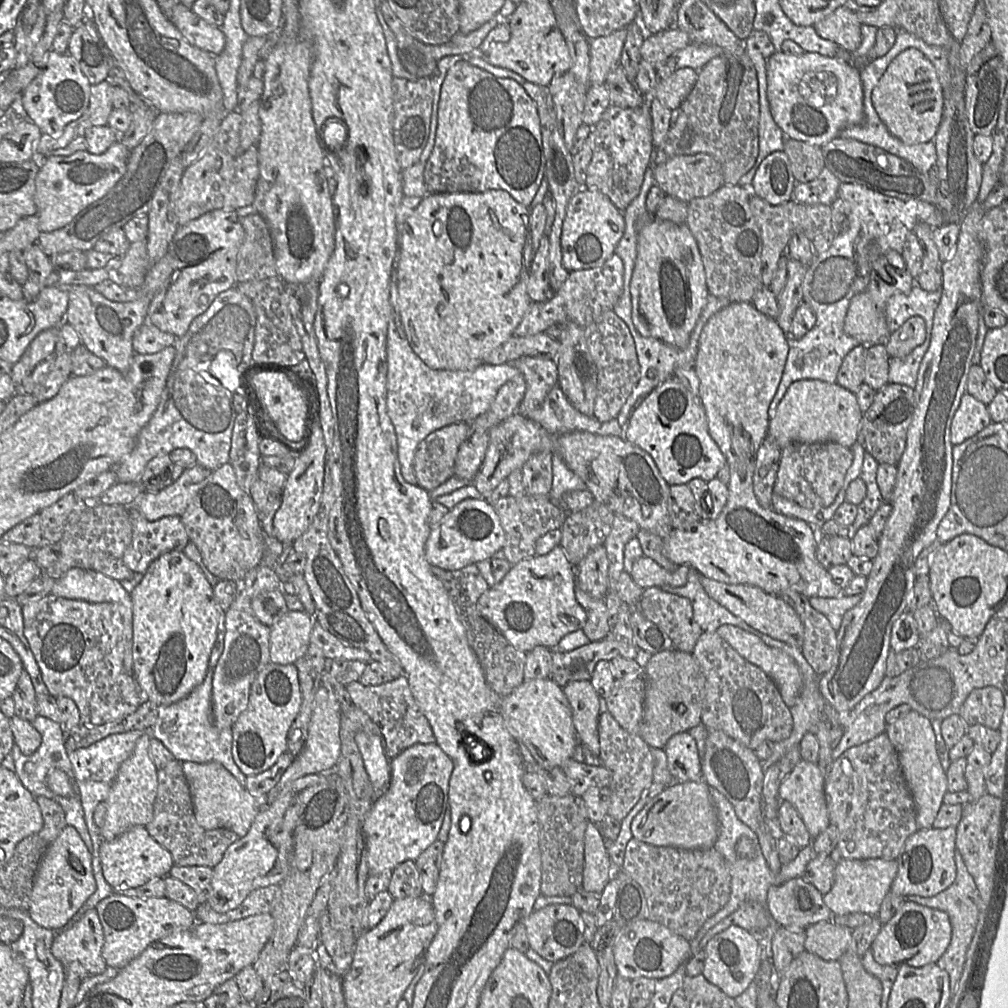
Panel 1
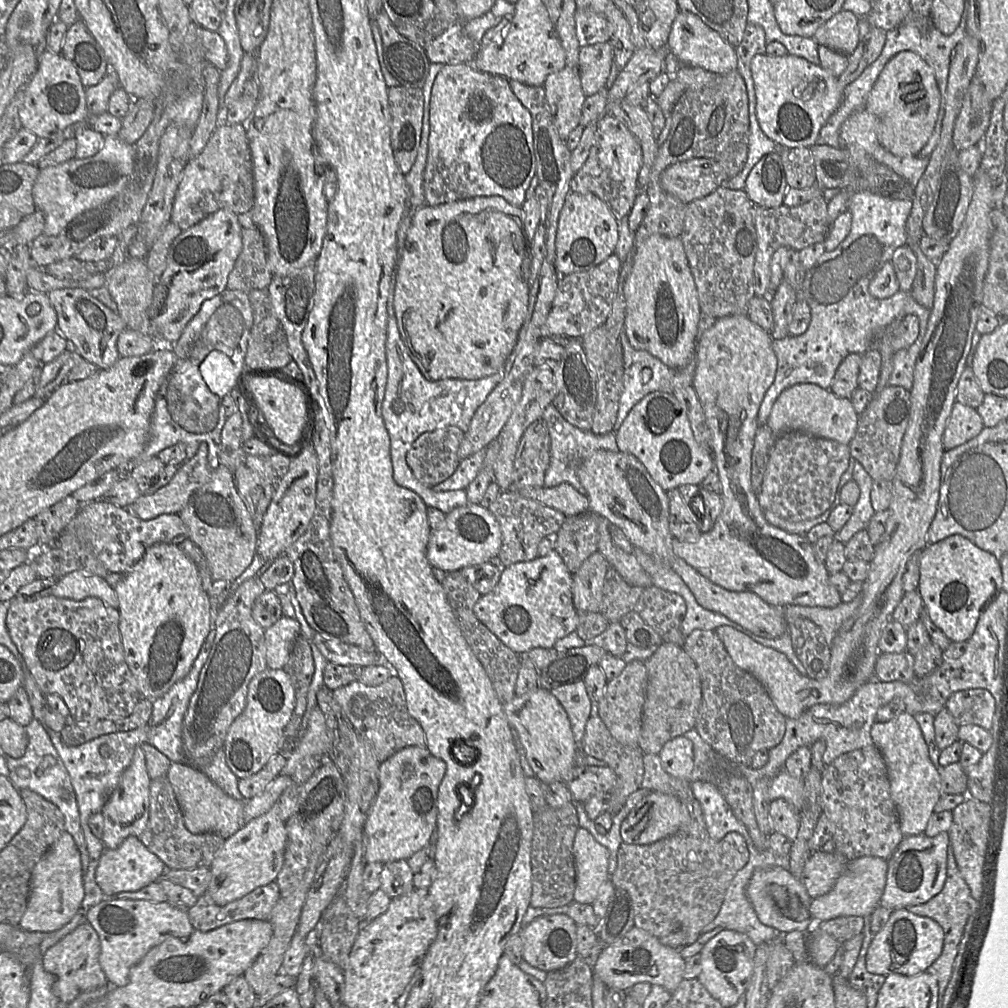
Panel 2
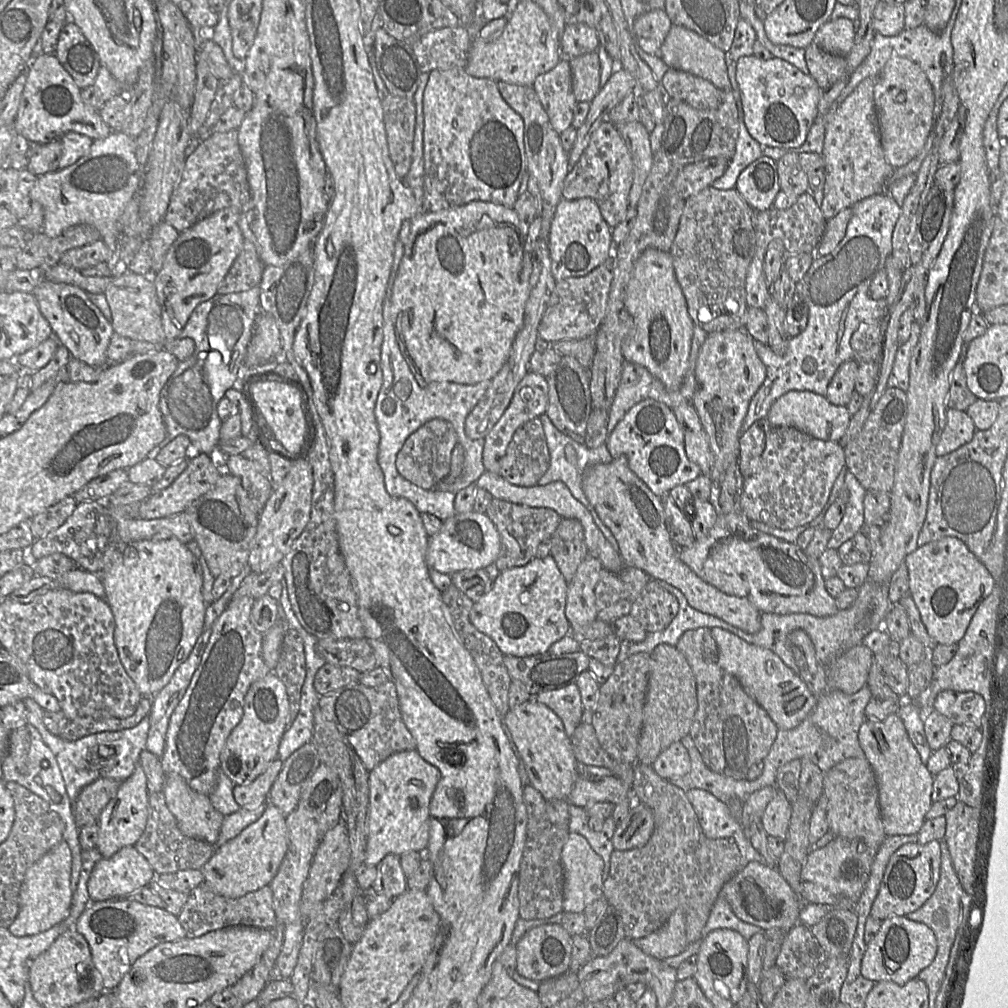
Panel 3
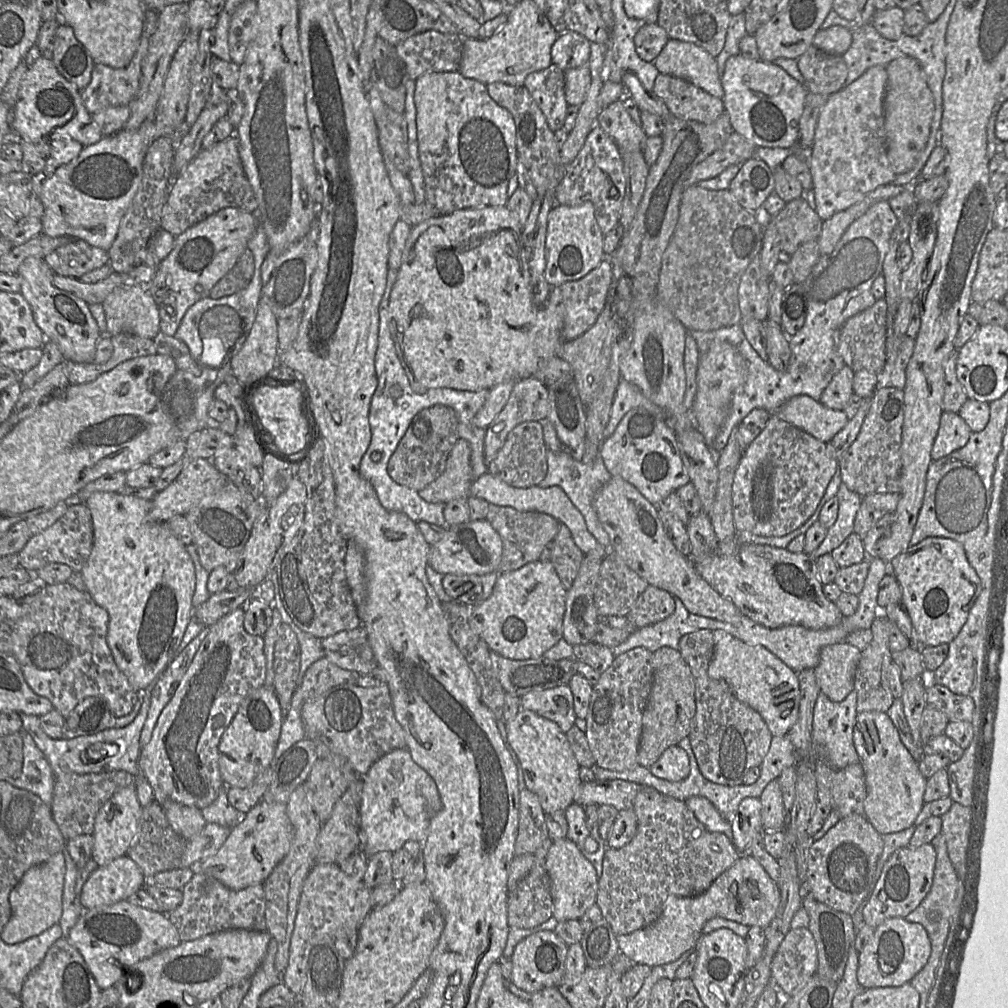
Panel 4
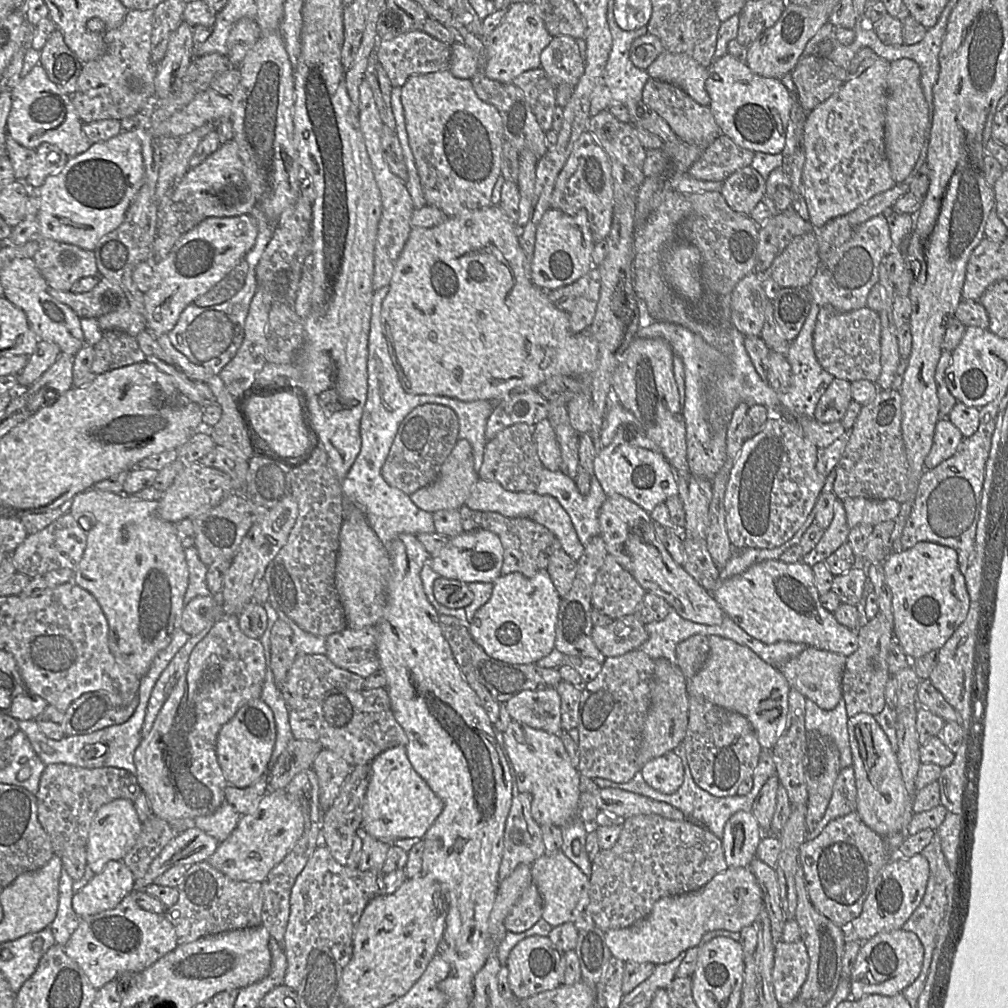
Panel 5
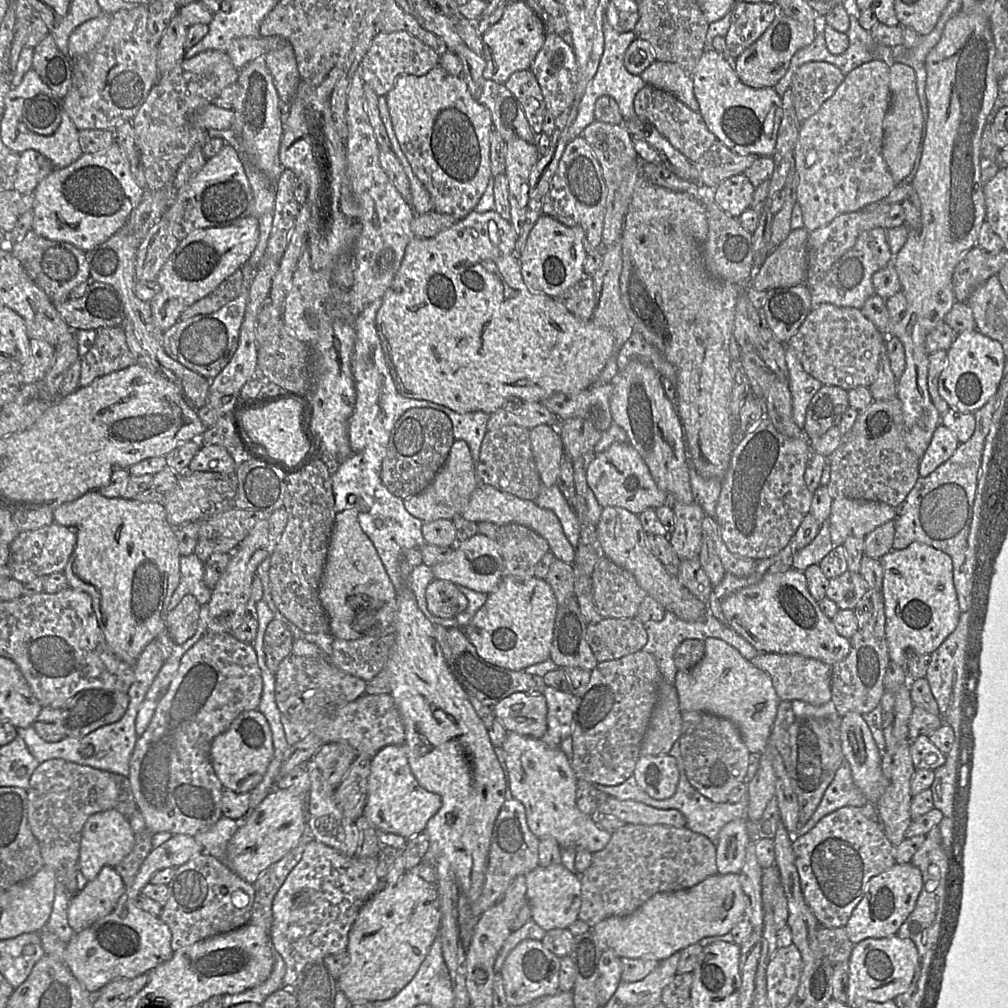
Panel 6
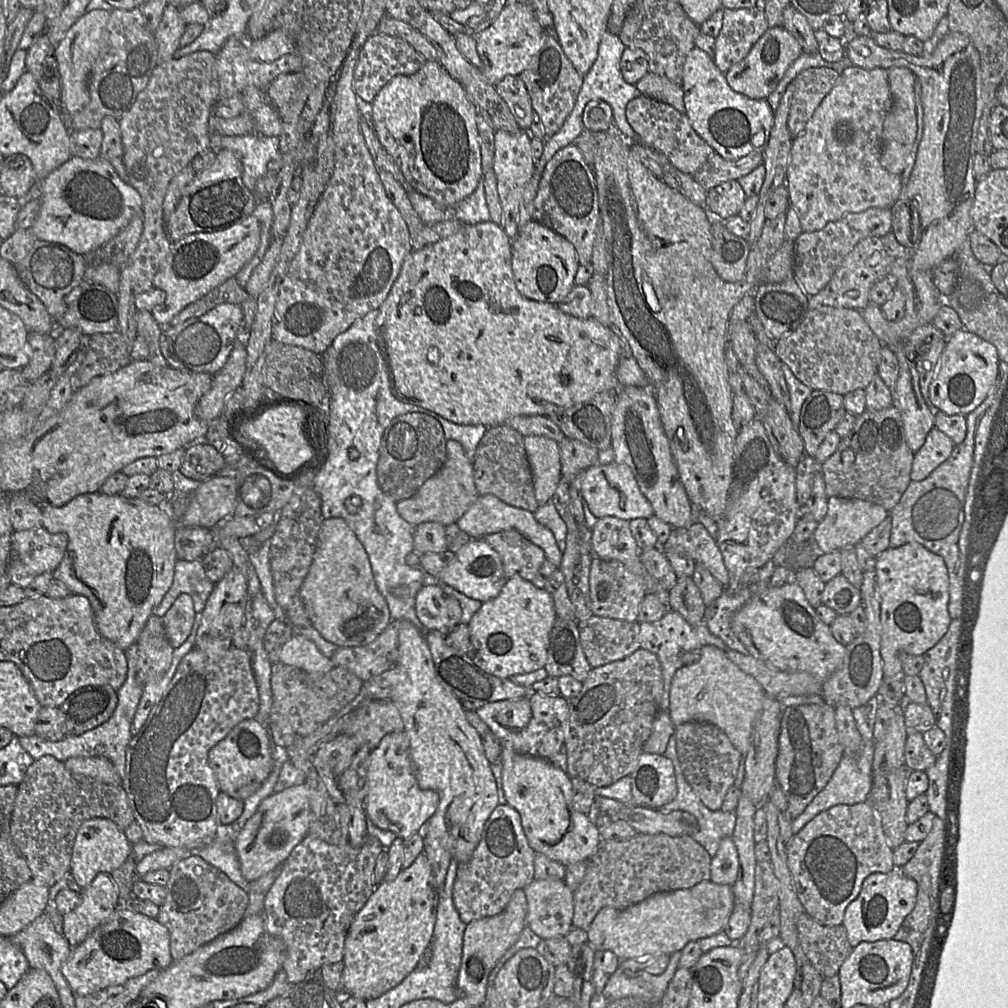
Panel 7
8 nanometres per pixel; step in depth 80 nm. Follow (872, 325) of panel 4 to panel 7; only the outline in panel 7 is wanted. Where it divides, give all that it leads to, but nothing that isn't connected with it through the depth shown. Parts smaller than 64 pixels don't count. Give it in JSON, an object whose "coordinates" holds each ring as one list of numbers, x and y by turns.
{"coordinates":[[830,306,808,310,791,333,773,344,777,357,803,384,812,390,841,395,867,387,877,372,882,346,883,343,866,323,861,311]]}

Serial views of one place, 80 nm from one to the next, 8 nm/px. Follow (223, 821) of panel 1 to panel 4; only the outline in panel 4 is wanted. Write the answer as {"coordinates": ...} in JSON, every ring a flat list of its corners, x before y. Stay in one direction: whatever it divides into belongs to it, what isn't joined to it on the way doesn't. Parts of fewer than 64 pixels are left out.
{"coordinates":[[166,800,162,805,172,829,187,840,197,835,207,824,198,808,173,800]]}

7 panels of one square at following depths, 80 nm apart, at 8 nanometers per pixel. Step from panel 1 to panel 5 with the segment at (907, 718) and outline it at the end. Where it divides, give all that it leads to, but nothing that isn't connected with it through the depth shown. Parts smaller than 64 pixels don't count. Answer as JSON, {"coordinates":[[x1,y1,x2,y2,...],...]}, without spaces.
{"coordinates":[[867,713,850,717,847,726,857,789,856,811,868,827,883,837,902,831,903,815,912,799,906,791,897,756,886,733,875,717]]}

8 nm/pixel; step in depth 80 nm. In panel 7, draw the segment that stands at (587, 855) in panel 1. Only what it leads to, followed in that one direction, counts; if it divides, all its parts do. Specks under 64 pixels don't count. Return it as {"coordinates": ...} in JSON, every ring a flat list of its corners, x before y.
{"coordinates":[[537,880,524,888,528,911,526,926,528,926,542,940,565,935,572,928,574,913,573,896,574,891,570,890,564,880]]}

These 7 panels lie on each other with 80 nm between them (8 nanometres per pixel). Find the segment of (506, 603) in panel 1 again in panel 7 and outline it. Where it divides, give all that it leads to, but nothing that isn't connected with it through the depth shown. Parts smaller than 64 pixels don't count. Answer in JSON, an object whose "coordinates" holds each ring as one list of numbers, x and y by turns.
{"coordinates":[[520,576,507,578,500,593,483,603,468,623,473,662,483,671,499,678,544,667,556,617,554,601,548,591]]}

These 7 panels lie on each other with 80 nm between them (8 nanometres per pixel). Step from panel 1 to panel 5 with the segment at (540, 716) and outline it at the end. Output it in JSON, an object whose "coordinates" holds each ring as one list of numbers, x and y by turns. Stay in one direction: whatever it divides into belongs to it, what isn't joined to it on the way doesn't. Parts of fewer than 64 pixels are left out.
{"coordinates":[[512,721,504,732,504,744,504,754,513,776,513,797,519,793,530,796,531,815,539,826,563,828,578,816,581,775,572,764,560,735]]}

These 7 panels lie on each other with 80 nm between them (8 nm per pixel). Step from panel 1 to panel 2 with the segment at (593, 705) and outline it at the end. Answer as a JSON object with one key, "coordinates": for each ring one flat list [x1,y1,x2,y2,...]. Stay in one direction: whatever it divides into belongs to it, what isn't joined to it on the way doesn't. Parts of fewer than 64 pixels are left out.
{"coordinates":[[583,681,550,690,565,709,577,744,581,742,591,717,592,702]]}

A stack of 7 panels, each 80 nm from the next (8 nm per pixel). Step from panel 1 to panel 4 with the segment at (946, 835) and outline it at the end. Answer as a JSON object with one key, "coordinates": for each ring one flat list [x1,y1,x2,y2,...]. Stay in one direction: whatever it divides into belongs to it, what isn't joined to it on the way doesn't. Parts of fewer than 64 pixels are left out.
{"coordinates":[[931,843,918,848,906,846,896,850,884,864,863,907,863,922,876,928,886,919,904,918,916,909,931,889,935,864,936,851]]}

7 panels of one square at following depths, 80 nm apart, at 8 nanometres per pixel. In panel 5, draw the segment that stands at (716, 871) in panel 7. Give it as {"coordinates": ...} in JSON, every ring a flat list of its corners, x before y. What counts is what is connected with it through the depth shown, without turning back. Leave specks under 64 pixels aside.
{"coordinates":[[738,811,726,823,723,850,728,867,747,867,755,857,763,837,757,819,751,811]]}

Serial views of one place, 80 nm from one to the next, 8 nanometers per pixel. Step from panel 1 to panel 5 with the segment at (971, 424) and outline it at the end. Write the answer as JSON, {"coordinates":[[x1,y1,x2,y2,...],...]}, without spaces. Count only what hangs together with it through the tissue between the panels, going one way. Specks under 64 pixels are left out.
{"coordinates":[[941,417,935,426,931,449,924,460,925,470,932,469,953,456,963,438,961,431,948,417]]}

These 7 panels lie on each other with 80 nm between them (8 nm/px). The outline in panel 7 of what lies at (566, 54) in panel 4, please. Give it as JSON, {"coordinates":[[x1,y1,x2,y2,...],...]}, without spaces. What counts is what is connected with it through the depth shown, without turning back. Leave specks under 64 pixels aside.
{"coordinates":[[546,31,540,50,519,76,530,96,535,118,537,117,542,125,544,139,553,137,571,112,581,89,583,77,565,55,555,35]]}

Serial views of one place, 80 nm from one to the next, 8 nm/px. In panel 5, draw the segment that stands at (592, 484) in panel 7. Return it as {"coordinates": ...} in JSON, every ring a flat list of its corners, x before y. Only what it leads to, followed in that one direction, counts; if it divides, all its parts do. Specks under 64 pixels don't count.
{"coordinates":[[622,424,612,442,603,447,593,463,593,473,606,496,624,496,650,513,657,505,678,493,676,472,640,424]]}

